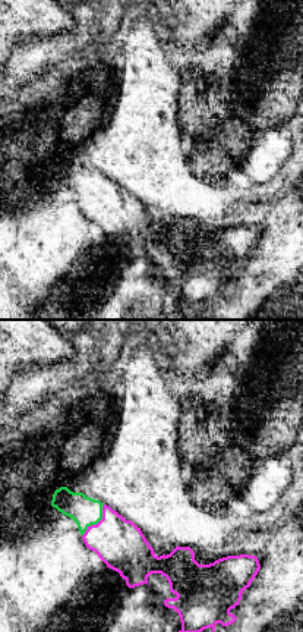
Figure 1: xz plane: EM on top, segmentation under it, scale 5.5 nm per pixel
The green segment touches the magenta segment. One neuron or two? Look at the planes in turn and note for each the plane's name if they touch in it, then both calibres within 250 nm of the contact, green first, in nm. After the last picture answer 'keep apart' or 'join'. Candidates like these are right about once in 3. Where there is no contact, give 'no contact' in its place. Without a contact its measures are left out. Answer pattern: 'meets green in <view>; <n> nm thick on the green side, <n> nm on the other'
meets green in xz; 160 nm thick on the green side, 280 nm on the other

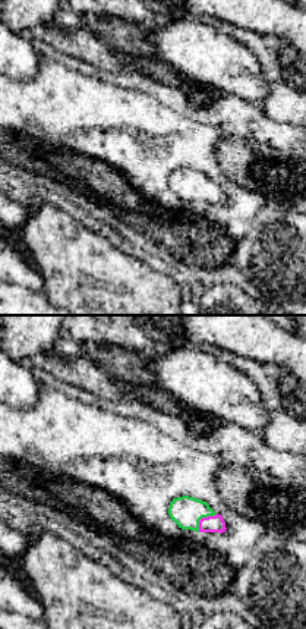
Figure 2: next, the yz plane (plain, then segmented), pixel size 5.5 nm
meets green in yz; 170 nm thick on the green side, 100 nm on the other

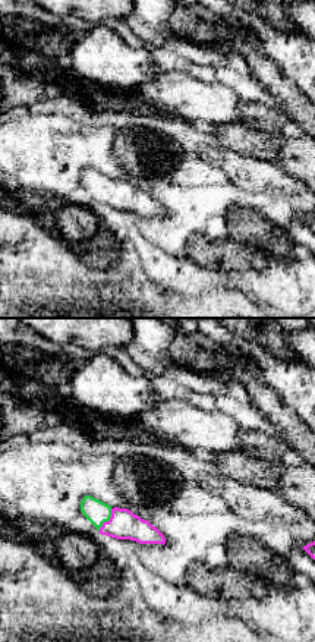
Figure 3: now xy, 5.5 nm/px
meets green in xy; 130 nm thick on the green side, 160 nm on the other

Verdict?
join

